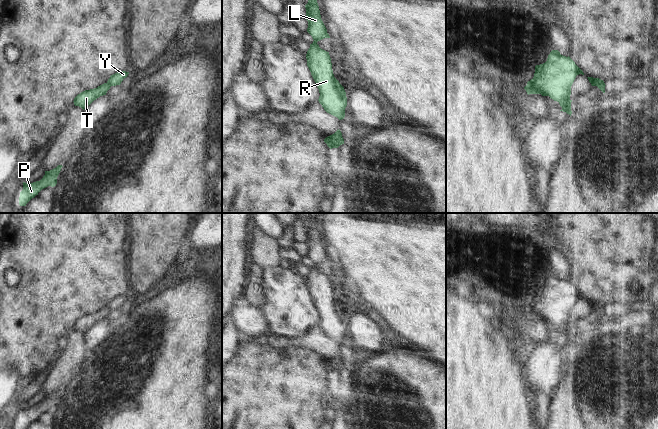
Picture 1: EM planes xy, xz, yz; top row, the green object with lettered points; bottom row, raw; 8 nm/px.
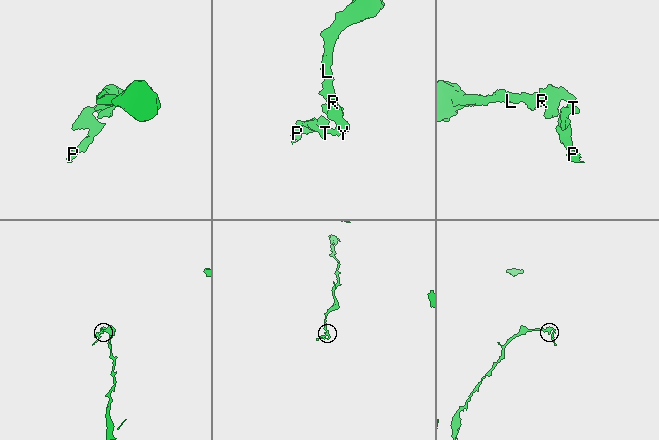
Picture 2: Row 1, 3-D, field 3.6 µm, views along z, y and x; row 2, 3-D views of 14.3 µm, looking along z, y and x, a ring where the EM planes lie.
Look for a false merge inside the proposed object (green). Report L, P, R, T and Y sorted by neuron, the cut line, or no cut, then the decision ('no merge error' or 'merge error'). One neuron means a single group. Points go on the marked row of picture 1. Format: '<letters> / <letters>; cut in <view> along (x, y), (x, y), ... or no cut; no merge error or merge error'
L R Y / P T; cut in xz along (328, 136), (334, 147); merge error

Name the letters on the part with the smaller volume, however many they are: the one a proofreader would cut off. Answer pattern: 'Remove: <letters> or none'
Remove: P, T

